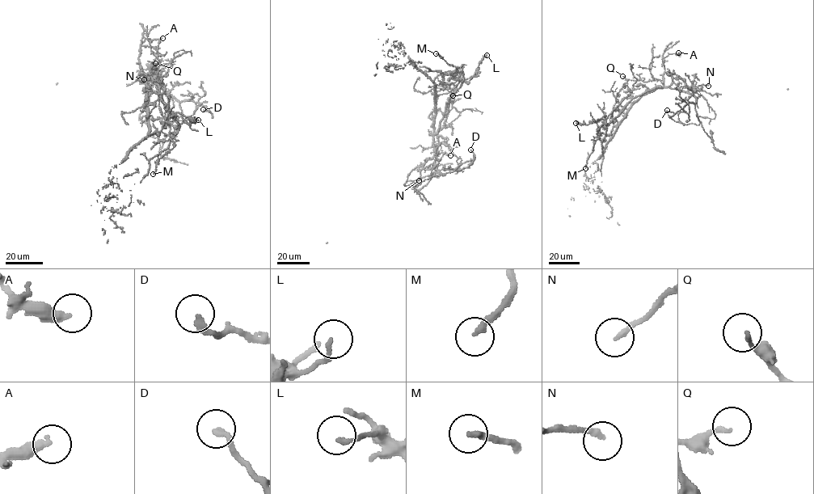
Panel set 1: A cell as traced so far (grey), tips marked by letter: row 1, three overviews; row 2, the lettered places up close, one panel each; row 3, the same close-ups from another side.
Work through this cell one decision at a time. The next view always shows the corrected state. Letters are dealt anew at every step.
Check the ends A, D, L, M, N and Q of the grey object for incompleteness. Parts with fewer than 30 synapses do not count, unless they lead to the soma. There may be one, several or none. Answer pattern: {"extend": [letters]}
{"extend": ["M"]}

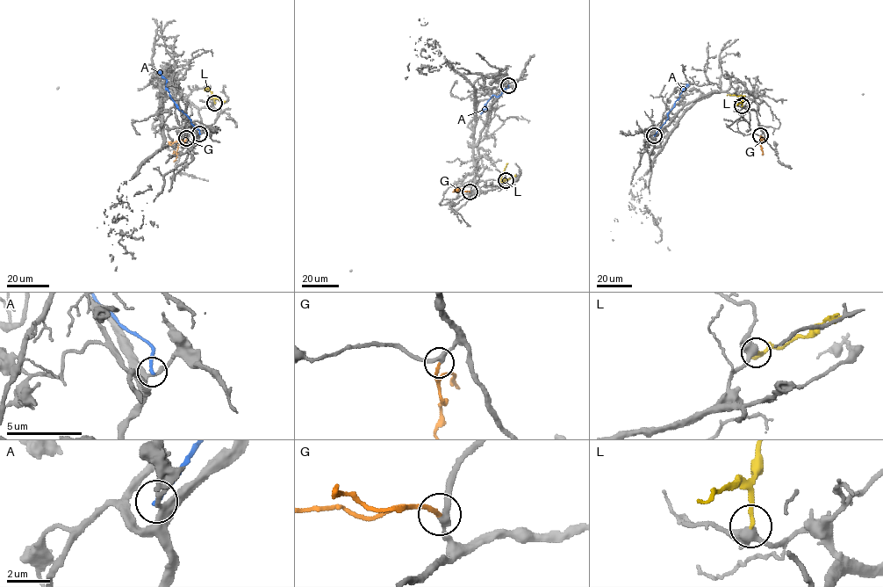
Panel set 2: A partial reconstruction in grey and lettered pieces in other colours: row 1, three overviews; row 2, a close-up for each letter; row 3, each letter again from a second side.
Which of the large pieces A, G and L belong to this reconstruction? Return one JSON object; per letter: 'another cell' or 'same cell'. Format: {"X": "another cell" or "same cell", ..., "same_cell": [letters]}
{"A": "another cell", "G": "same cell", "L": "another cell", "same_cell": ["G"]}

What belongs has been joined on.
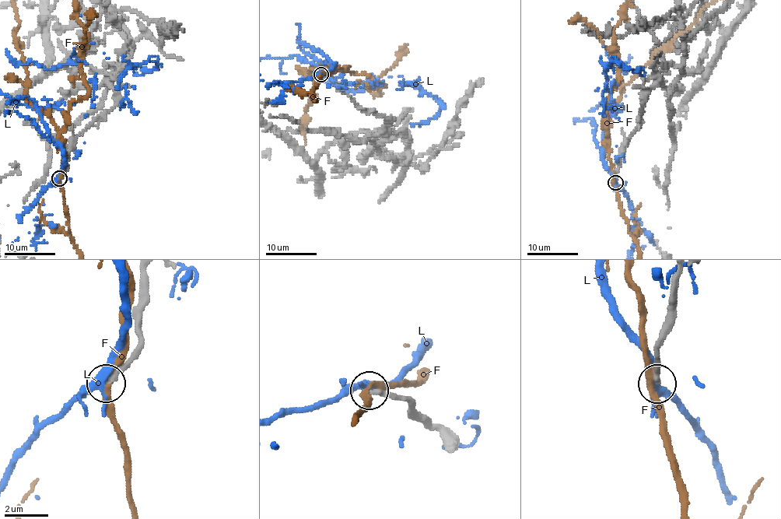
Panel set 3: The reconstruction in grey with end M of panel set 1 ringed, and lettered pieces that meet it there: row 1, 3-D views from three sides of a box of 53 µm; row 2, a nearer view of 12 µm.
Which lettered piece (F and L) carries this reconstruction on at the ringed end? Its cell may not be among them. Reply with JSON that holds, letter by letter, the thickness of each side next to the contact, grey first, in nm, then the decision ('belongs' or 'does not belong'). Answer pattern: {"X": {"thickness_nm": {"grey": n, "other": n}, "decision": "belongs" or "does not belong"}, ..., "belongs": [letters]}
{"F": {"thickness_nm": {"grey": 300, "other": 280}, "decision": "does not belong"}, "L": {"thickness_nm": {"grey": 280, "other": 320}, "decision": "does not belong"}, "belongs": []}

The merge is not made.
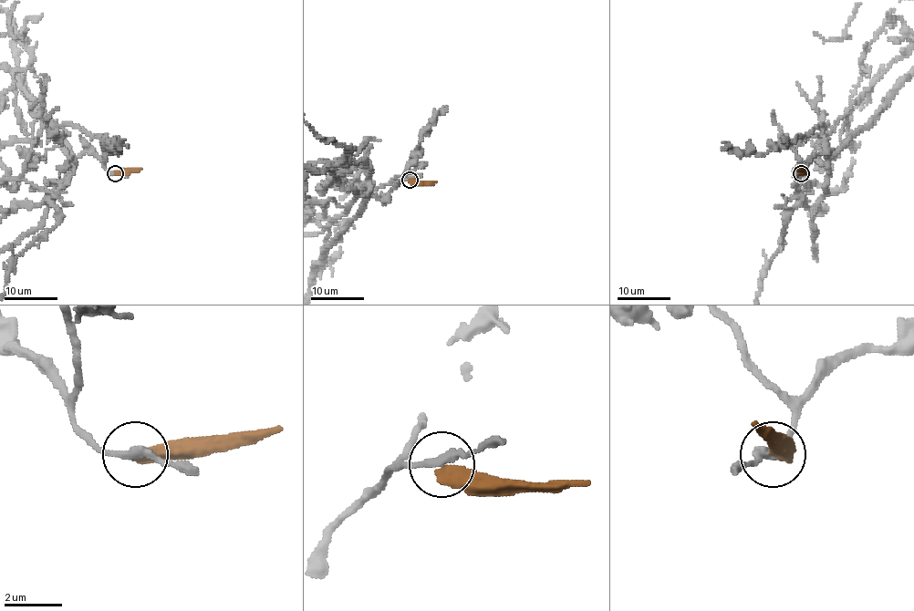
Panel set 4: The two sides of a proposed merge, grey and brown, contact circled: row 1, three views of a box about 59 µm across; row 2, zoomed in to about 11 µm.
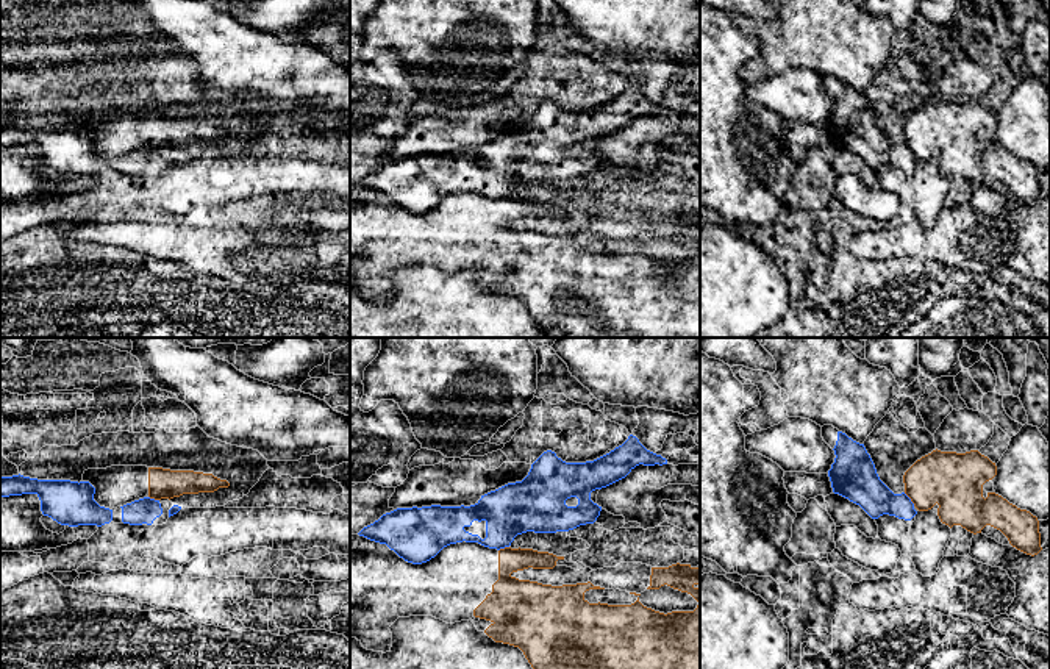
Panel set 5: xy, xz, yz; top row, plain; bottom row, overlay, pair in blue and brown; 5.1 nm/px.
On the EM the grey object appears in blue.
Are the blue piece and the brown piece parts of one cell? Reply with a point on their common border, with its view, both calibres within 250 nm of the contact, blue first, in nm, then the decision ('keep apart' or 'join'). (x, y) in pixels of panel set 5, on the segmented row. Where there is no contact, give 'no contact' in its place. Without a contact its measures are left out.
yz (910, 499) | 190/280 nm | keep apart

